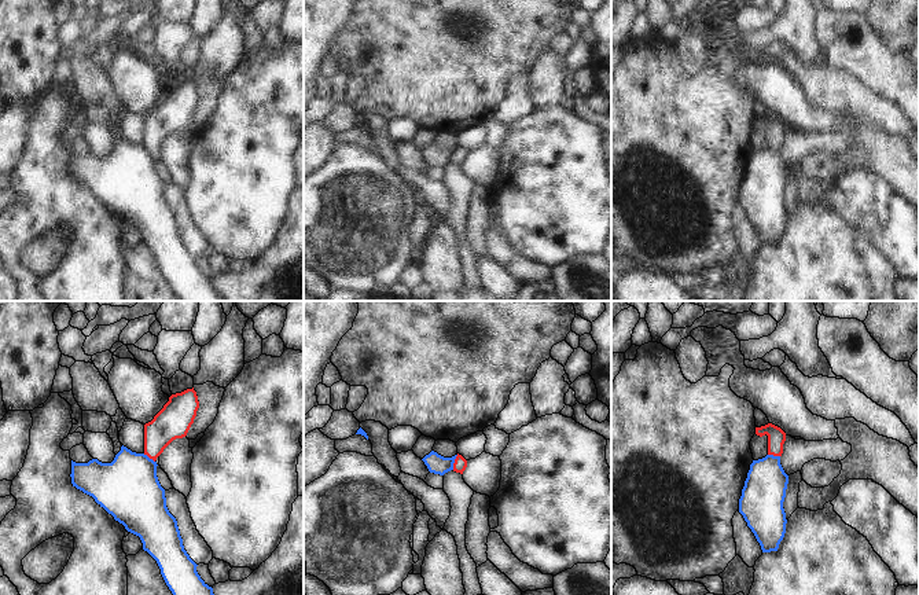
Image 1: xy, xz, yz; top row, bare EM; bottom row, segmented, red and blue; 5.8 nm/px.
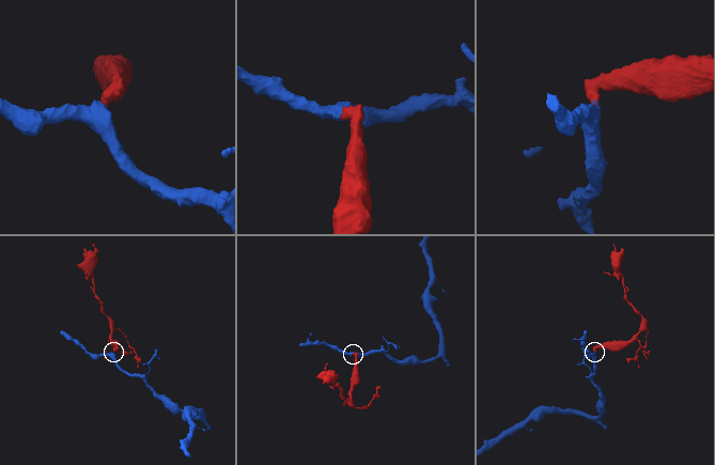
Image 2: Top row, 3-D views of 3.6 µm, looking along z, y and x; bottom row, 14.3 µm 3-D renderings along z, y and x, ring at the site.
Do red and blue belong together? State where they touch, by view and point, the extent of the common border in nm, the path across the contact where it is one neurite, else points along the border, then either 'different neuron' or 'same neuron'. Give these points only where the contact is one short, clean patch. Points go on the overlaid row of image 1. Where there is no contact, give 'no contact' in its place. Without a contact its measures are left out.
xz (455, 462) | 90 nm | along xz (458, 455), (452, 469) | different neuron

